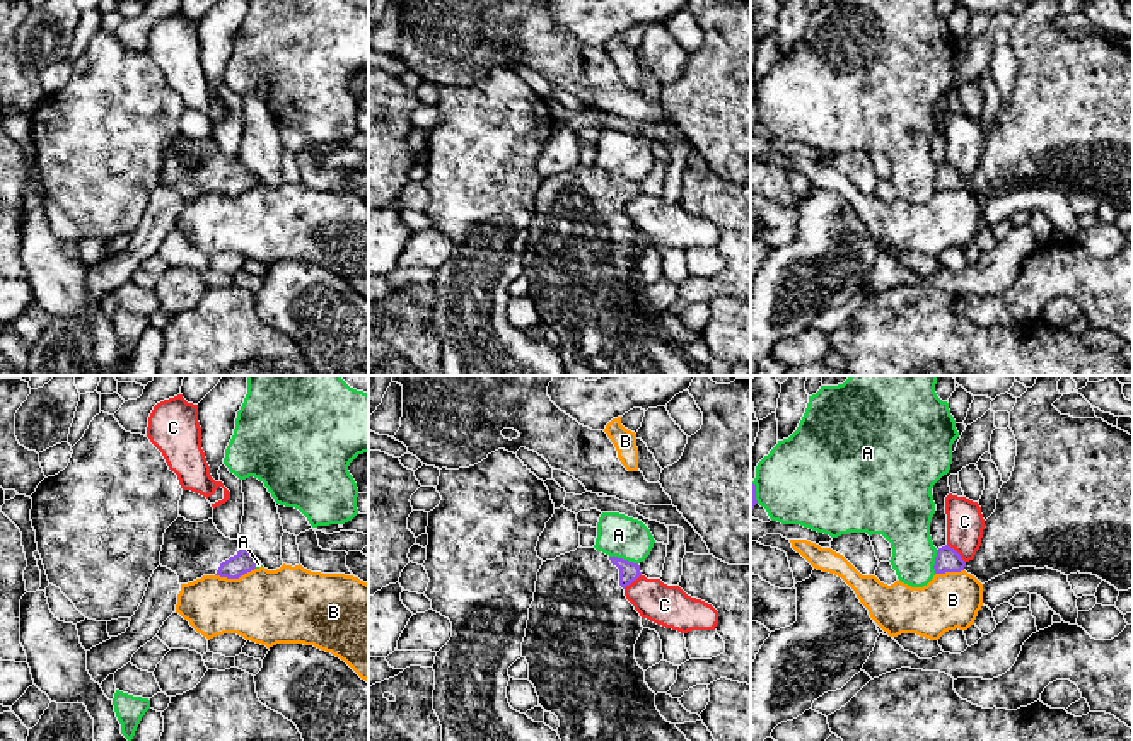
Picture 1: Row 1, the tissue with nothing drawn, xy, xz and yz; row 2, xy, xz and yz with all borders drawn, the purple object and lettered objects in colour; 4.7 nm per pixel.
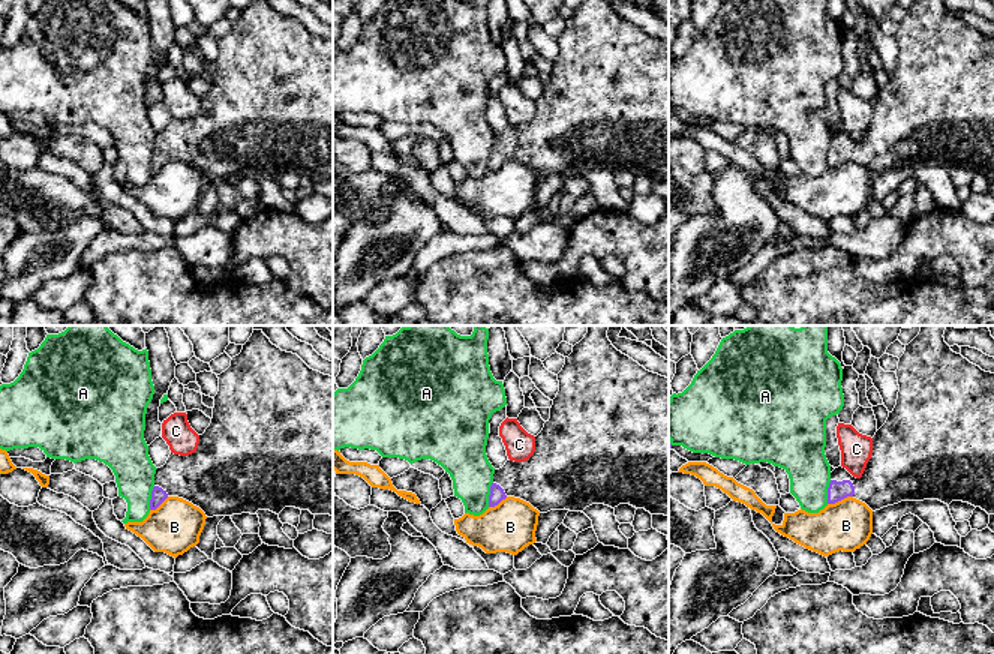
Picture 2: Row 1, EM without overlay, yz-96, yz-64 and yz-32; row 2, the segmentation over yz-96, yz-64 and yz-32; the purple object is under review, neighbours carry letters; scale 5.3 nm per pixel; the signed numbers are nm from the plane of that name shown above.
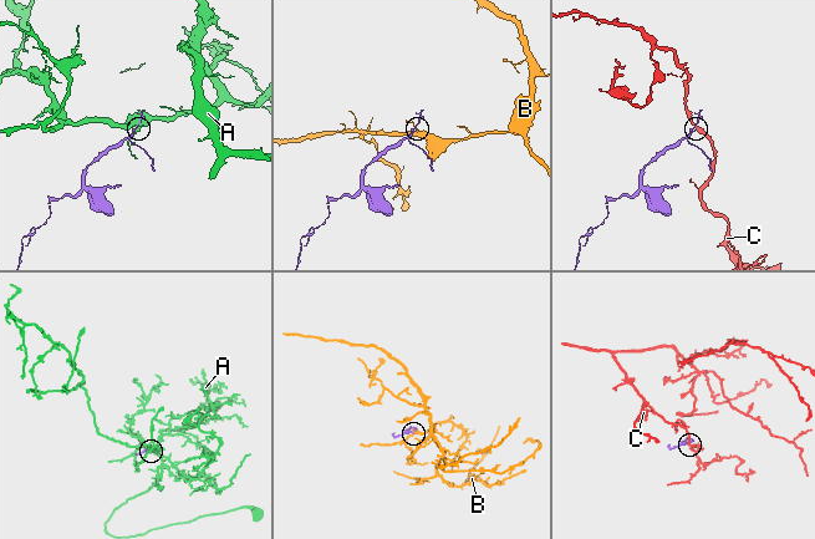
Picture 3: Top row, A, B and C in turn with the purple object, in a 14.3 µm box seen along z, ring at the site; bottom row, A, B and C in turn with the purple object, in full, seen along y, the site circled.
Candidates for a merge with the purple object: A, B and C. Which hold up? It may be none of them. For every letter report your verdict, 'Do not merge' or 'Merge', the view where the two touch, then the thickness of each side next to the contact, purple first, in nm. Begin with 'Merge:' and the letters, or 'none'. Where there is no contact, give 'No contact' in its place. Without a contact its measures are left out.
Merge: none
A: Do not merge. Touches purple in xz. Thickness 90 nm (purple) against 200 nm
B: Do not merge. Touches purple in xy. Thickness 100 nm (purple) against 360 nm
C: Do not merge. Touches purple in yz. Thickness 110 nm (purple) against 180 nm

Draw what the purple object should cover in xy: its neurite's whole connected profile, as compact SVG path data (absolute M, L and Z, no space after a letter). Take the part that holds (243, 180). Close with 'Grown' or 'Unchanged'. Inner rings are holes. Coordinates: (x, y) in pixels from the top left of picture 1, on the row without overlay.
M179 133L164 150L160 183L176 190L179 201L203 193L239 196L254 188L256 179L239 157L225 155L213 137L191 140Z. Grown

